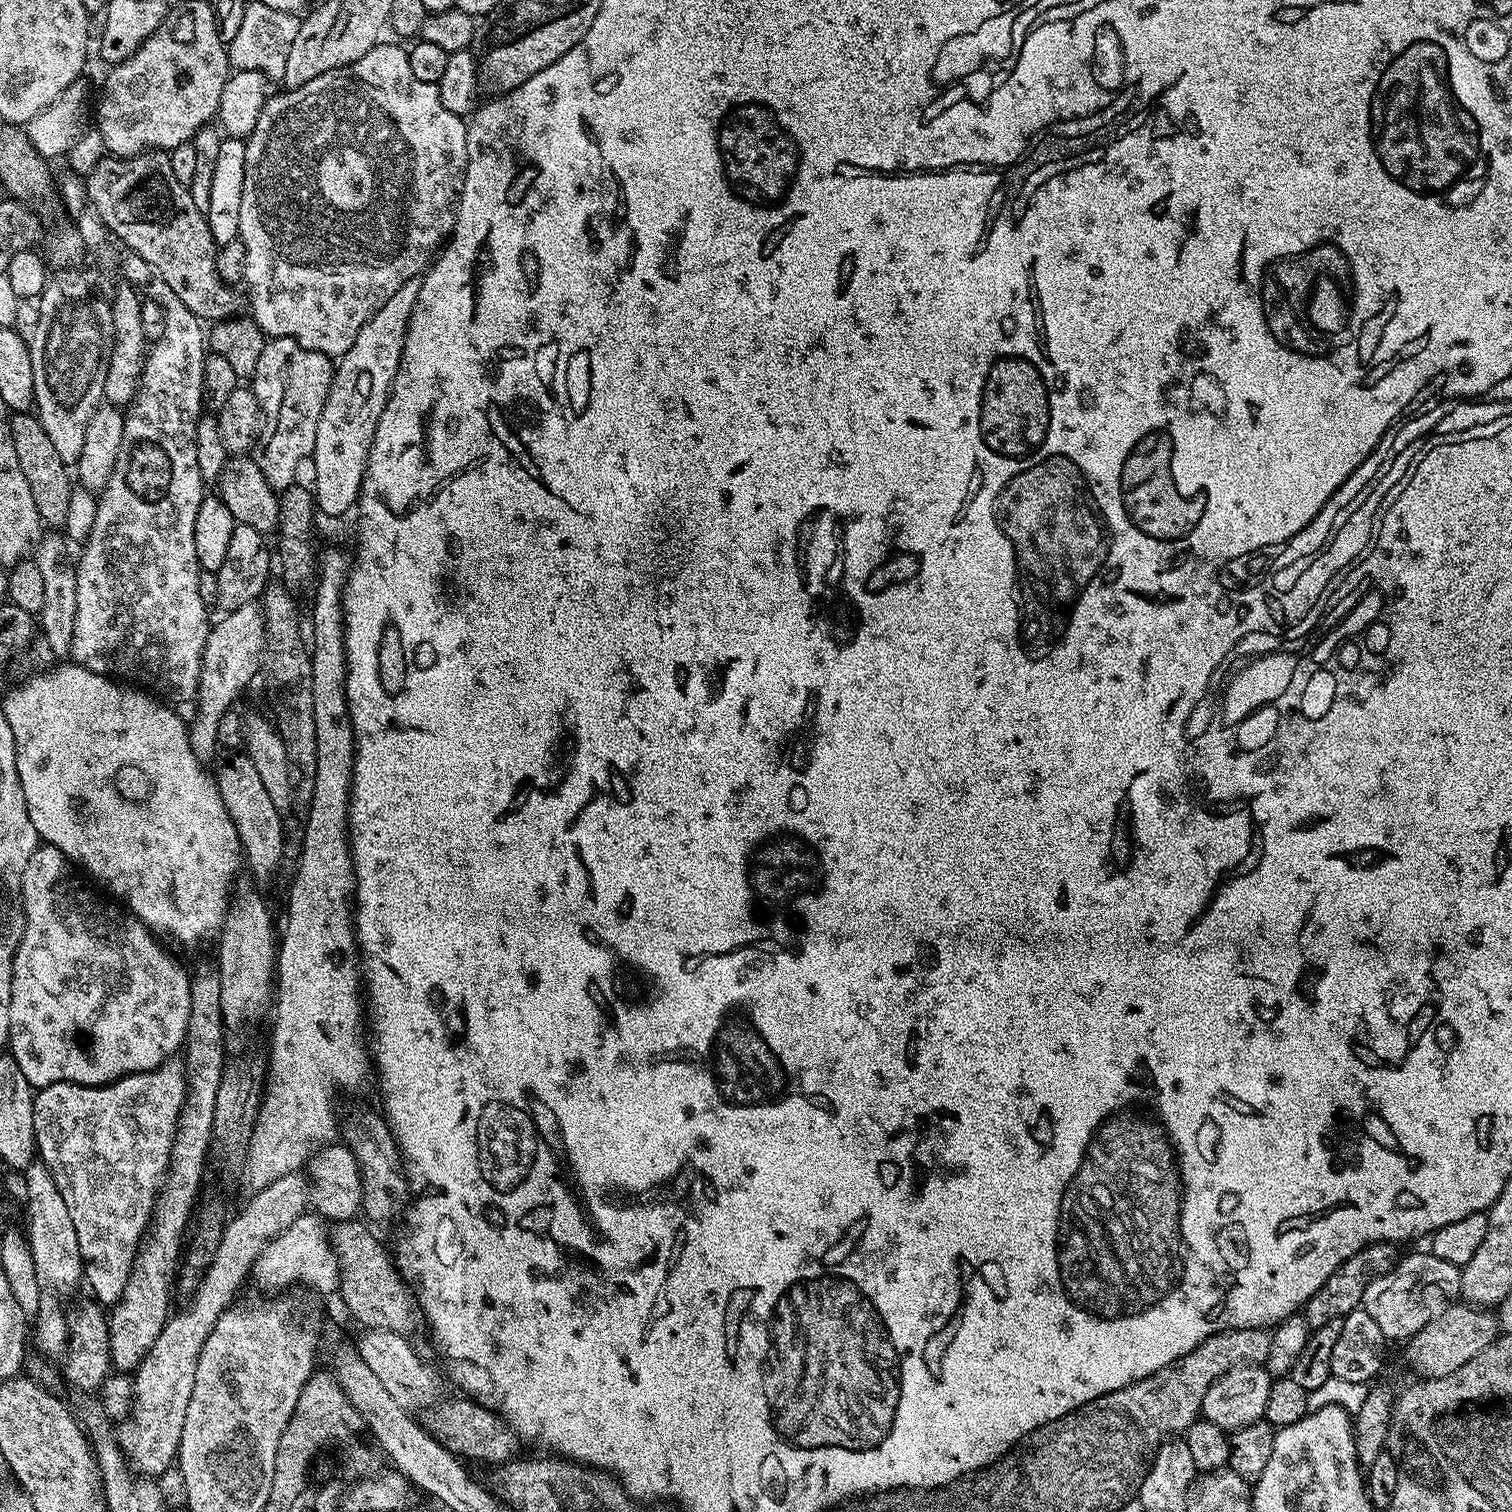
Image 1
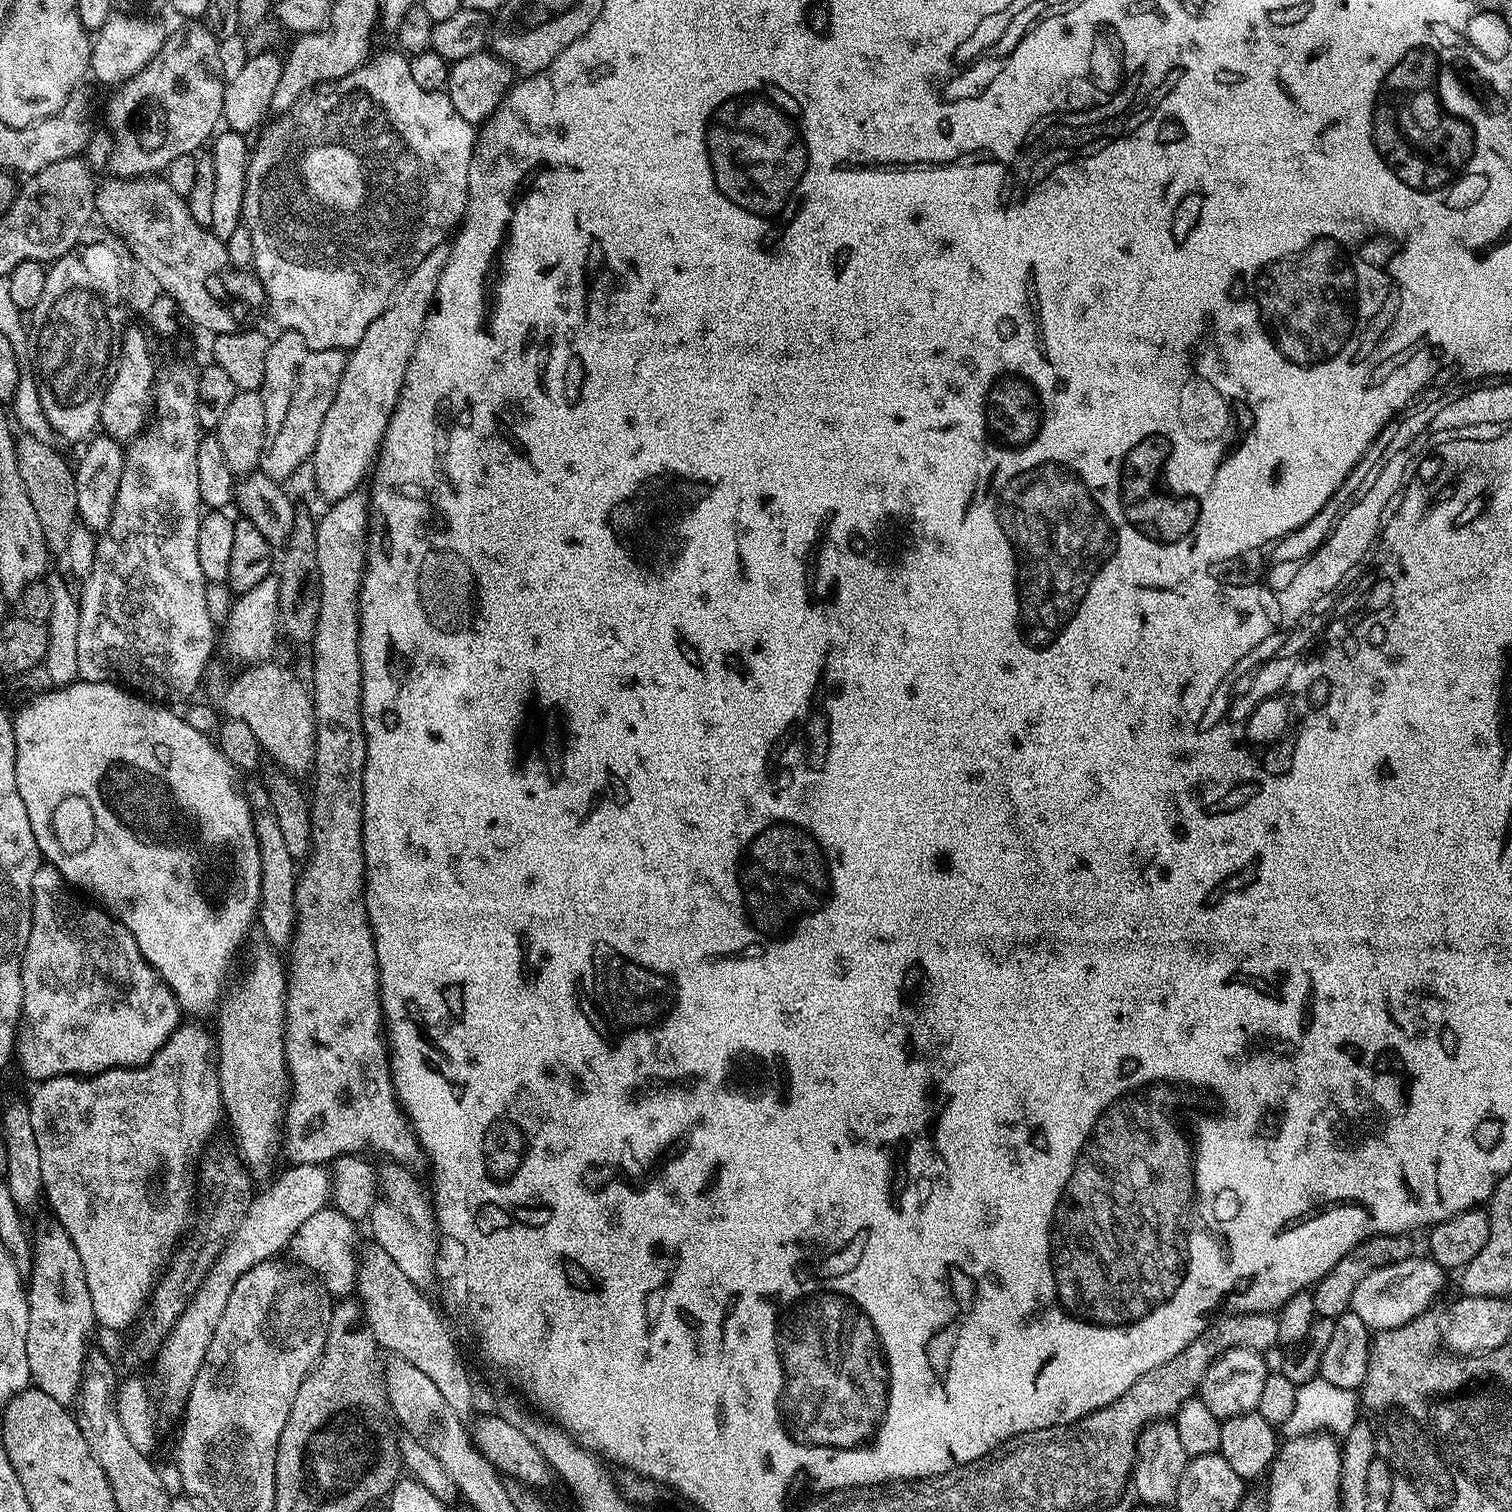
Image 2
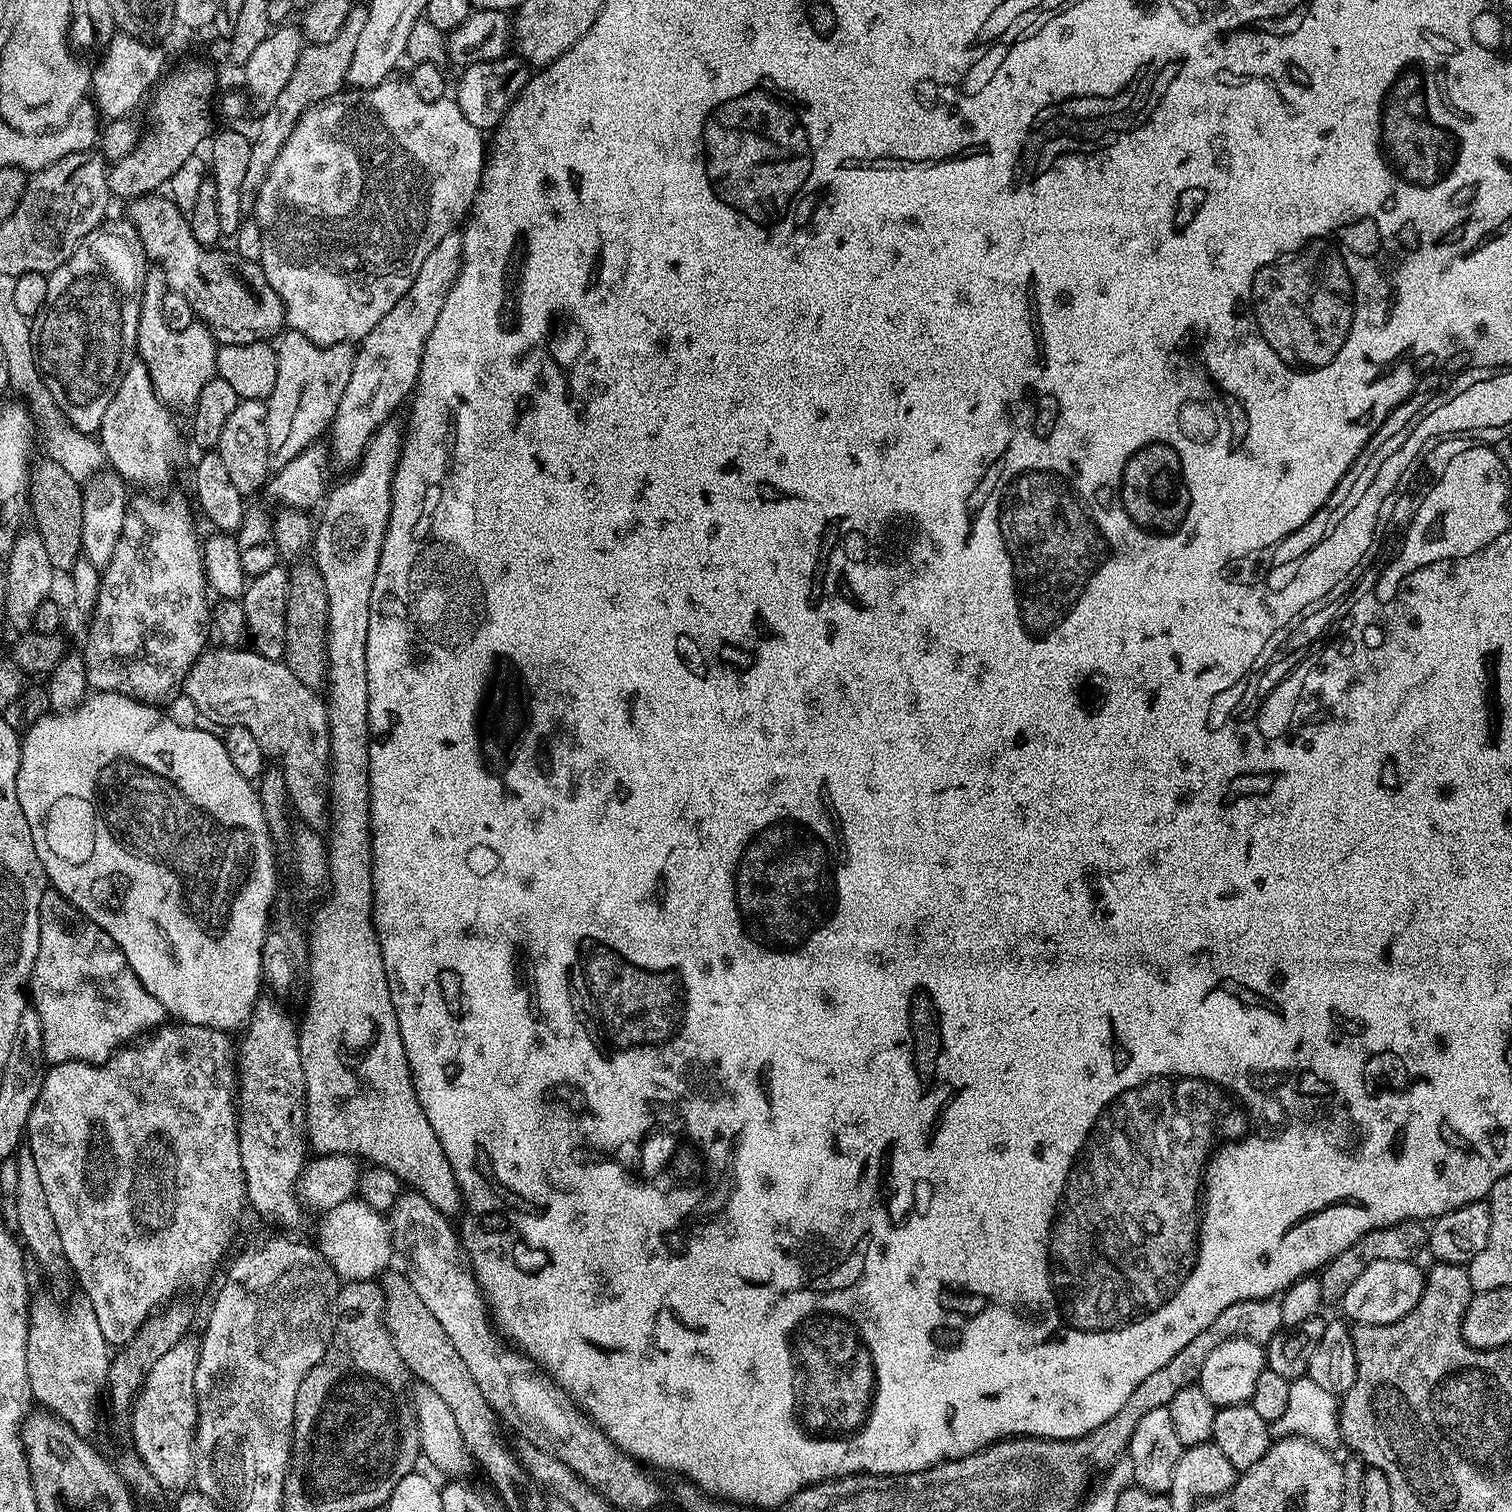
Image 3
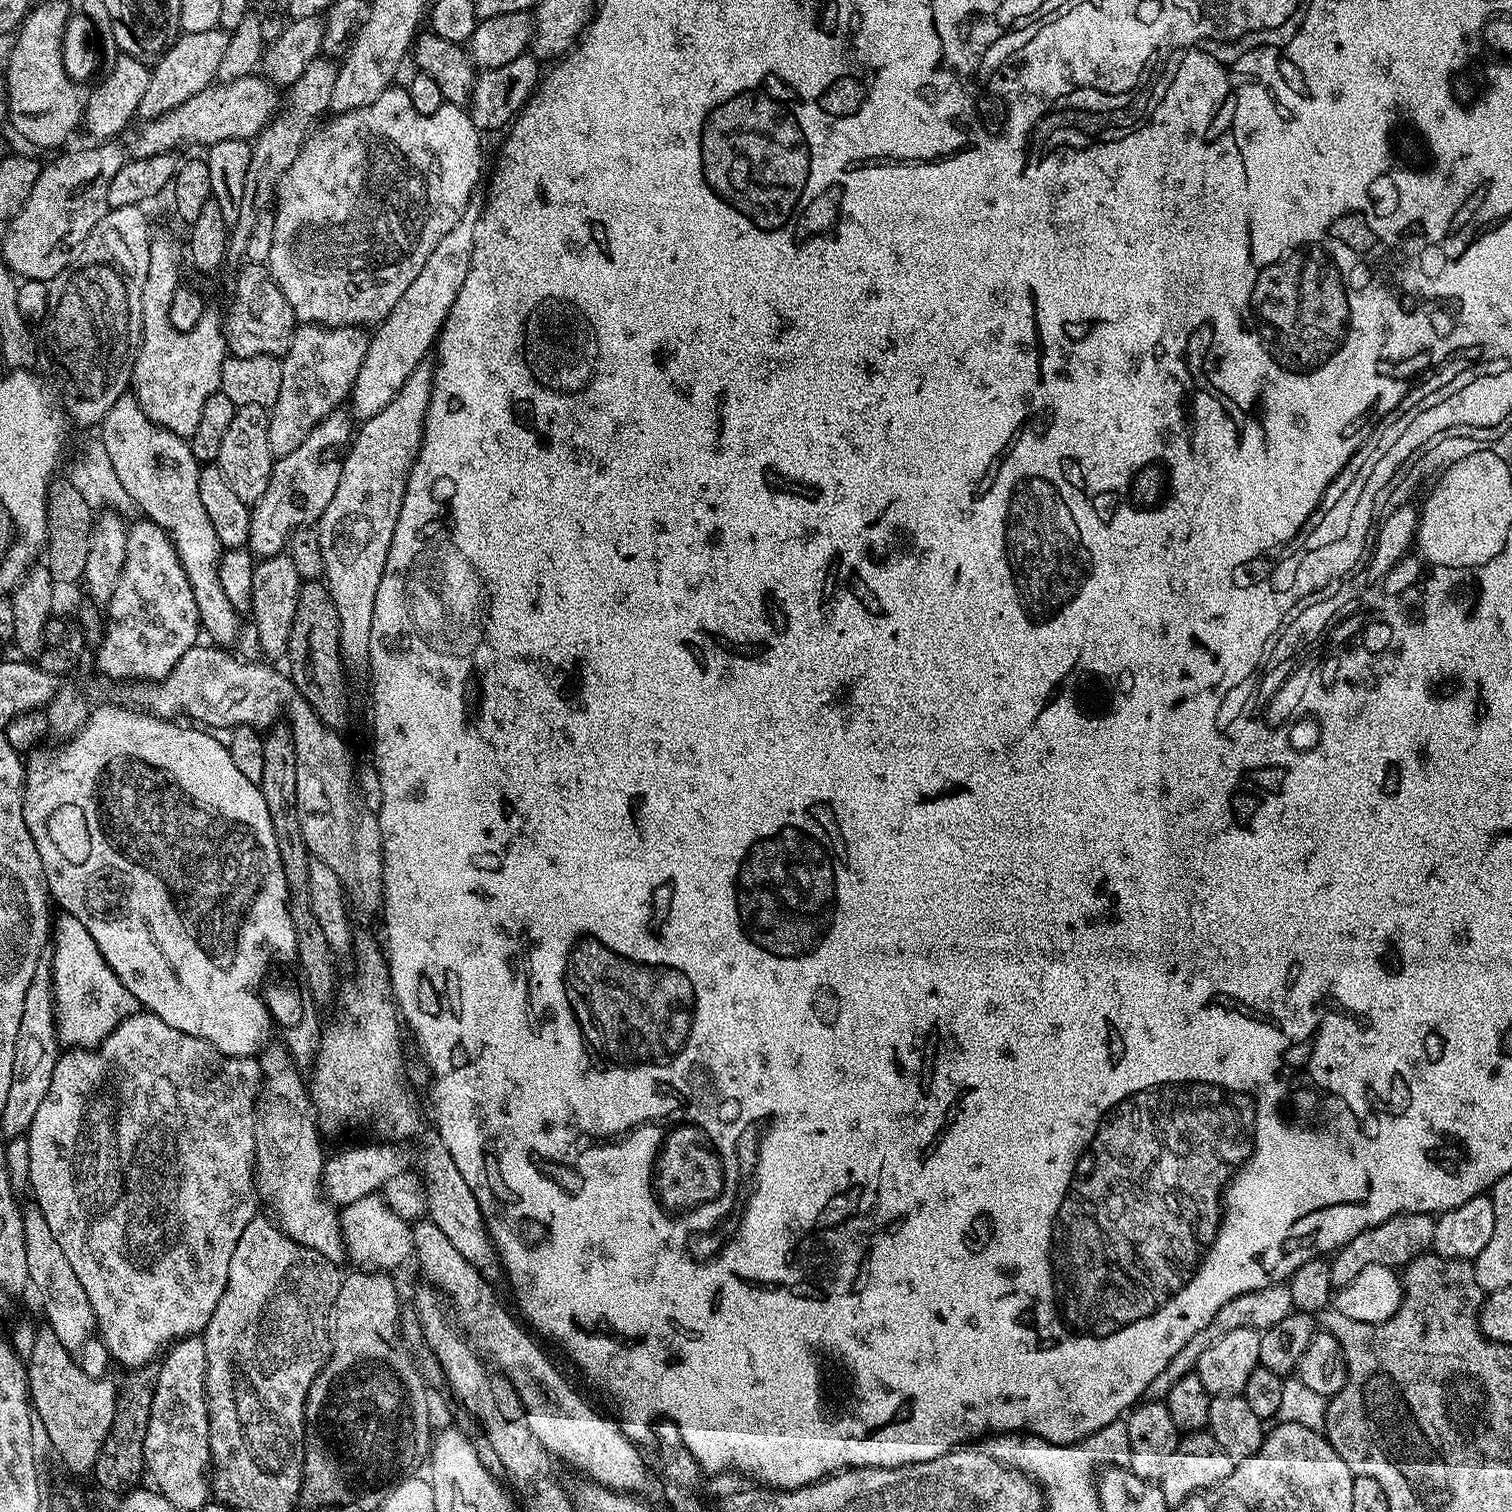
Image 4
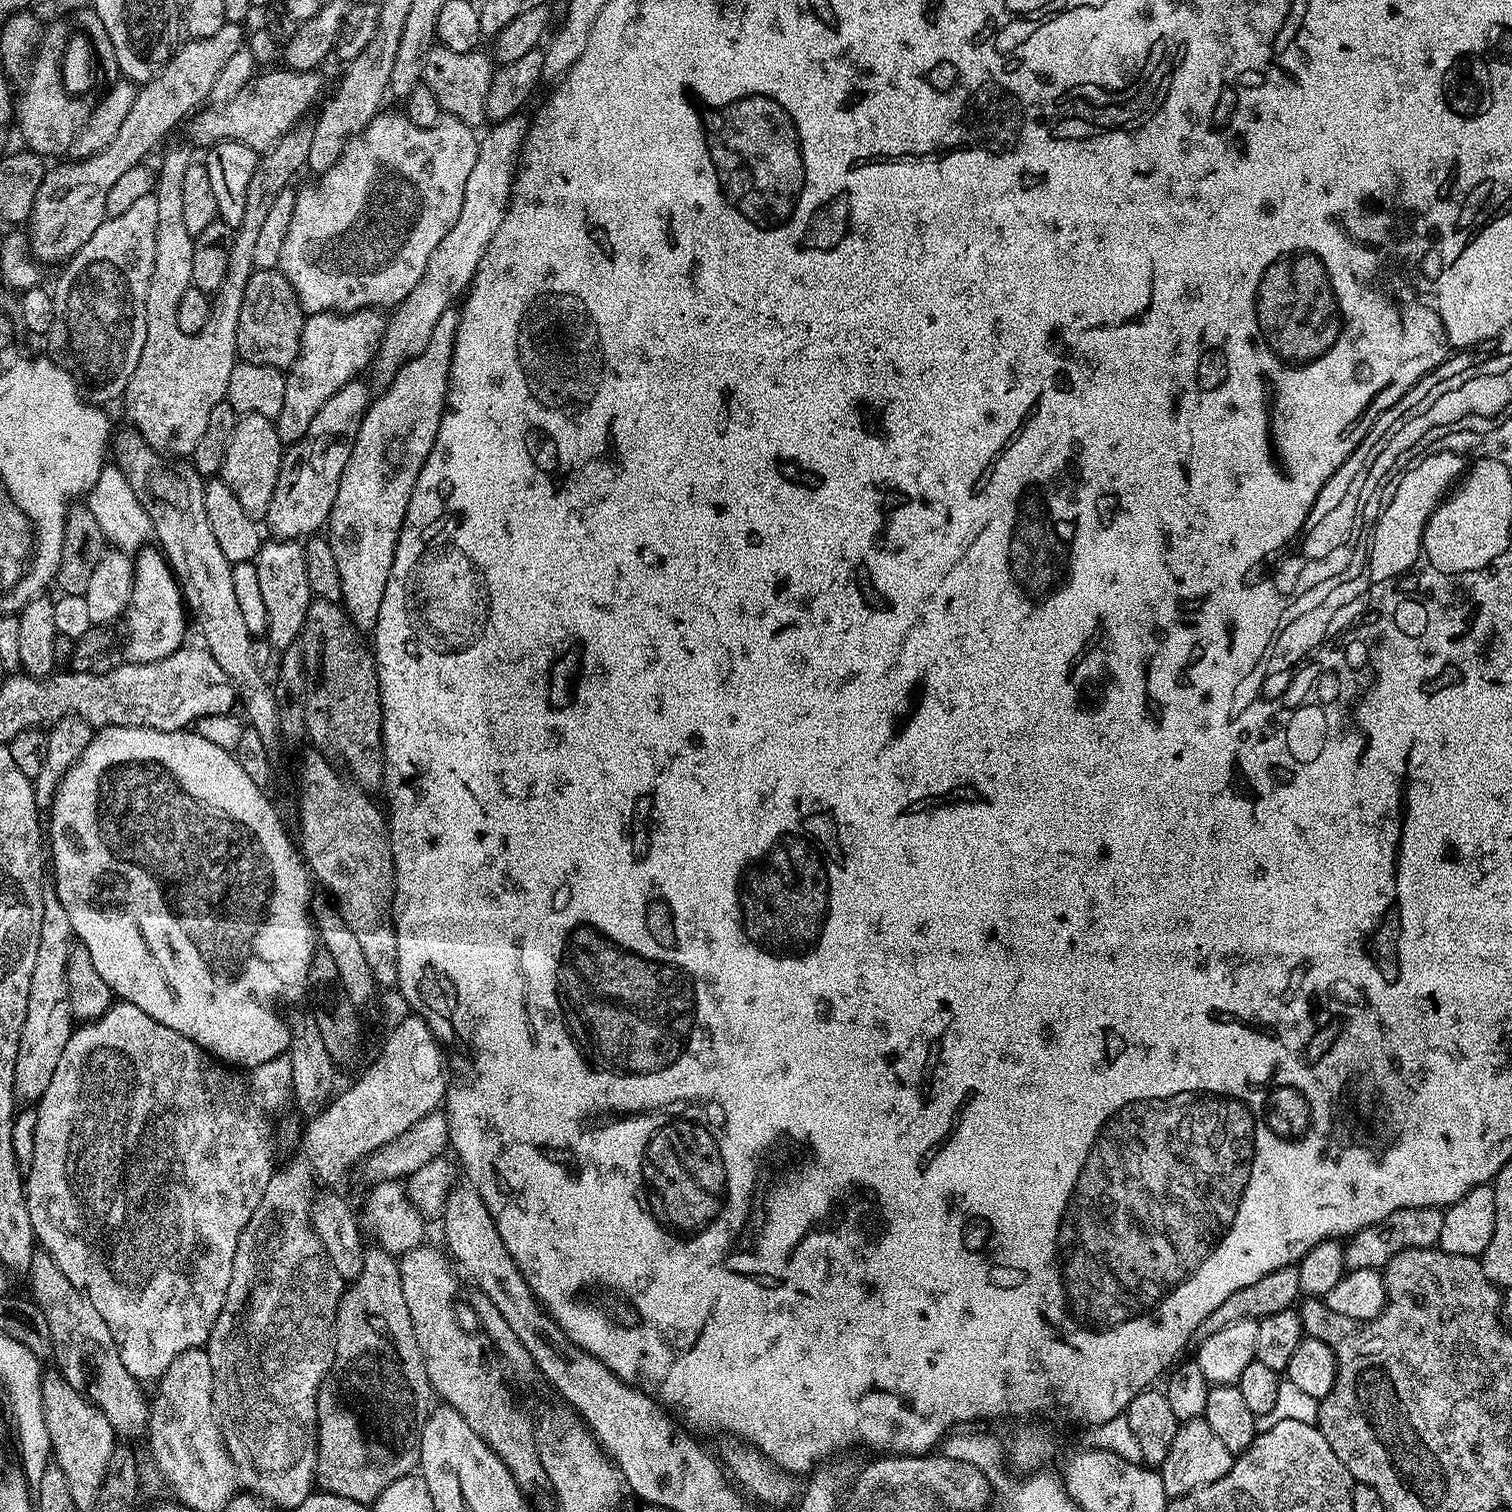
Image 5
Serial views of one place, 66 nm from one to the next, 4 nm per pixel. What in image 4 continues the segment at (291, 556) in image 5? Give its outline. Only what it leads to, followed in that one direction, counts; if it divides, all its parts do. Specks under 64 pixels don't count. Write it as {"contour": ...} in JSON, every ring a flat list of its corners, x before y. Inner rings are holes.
{"contour":[[287,554,265,556,254,570,254,594,250,617,256,623,256,640,272,662,283,661,288,655,290,626,294,626,294,610,298,610,301,578,294,562]]}

